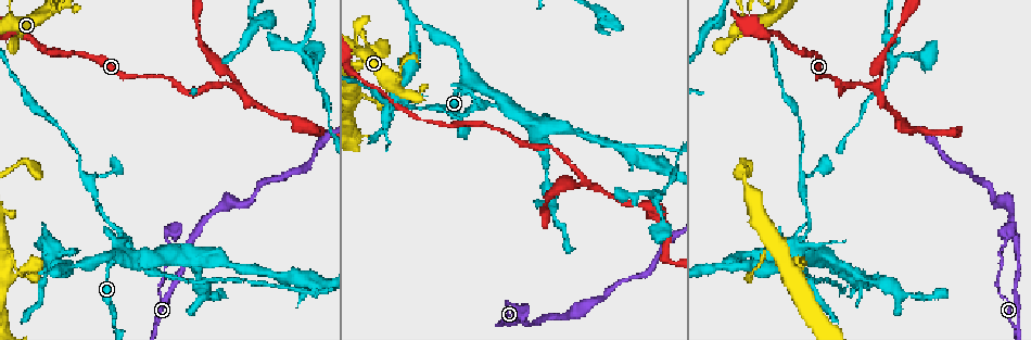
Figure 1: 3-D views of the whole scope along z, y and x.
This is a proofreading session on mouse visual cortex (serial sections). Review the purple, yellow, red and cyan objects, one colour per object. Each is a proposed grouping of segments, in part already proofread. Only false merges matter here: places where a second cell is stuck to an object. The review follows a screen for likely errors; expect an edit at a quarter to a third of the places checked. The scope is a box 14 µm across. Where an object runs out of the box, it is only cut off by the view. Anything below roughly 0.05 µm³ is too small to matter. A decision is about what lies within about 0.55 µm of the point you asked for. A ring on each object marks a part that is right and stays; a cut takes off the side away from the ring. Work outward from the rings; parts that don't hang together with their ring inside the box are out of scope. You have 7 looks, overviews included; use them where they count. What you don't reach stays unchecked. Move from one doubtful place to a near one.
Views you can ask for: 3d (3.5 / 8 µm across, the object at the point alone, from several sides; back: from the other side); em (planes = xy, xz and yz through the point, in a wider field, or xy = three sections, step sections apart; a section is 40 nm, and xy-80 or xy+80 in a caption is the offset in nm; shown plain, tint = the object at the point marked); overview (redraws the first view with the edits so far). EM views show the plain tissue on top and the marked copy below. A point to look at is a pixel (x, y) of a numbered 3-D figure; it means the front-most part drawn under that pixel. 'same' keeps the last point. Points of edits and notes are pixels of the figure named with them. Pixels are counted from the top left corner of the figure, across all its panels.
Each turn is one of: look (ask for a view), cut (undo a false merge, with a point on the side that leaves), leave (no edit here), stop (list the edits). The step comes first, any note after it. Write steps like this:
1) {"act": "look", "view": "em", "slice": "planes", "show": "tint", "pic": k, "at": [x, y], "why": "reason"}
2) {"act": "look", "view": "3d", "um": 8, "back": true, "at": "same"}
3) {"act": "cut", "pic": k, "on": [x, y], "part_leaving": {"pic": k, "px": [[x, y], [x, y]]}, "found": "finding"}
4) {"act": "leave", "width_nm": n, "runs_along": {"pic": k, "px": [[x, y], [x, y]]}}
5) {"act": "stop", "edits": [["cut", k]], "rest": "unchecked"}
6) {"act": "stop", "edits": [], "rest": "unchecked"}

{"act": "look", "view": "3d", "um": 8, "pic": 1, "at": [1003, 237], "why": "abrupt turn"}

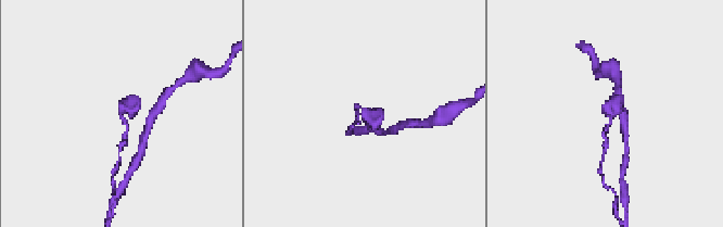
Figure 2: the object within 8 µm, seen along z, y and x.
{"act": "look", "view": "em", "slice": "xy", "step": 5, "show": "tint", "pic": 2, "at": [120, 113]}

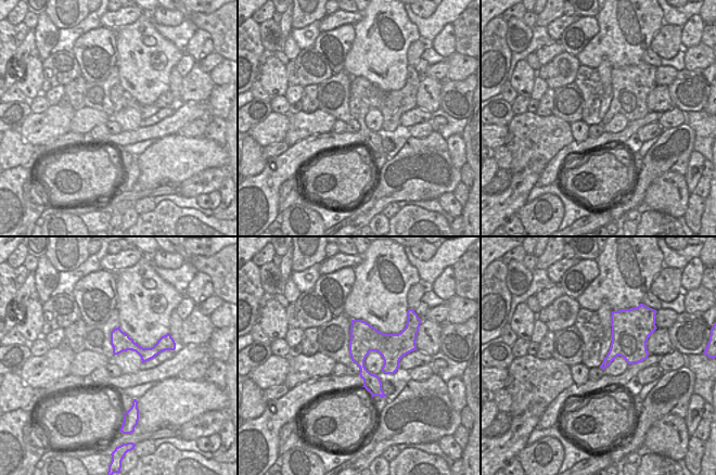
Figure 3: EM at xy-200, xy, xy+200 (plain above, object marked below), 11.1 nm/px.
{"act": "leave", "found": "continuous, no second cell"}

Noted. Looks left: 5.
{"act": "look", "view": "3d", "um": 3.5, "pic": 1, "at": [469, 83], "why": "sharp bend"}

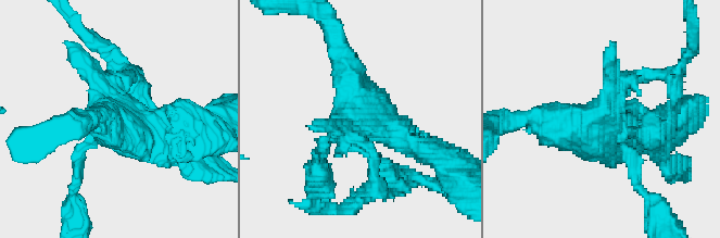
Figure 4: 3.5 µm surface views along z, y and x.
{"act": "look", "view": "em", "slice": "planes", "show": "tint", "pic": 4, "at": [603, 117]}

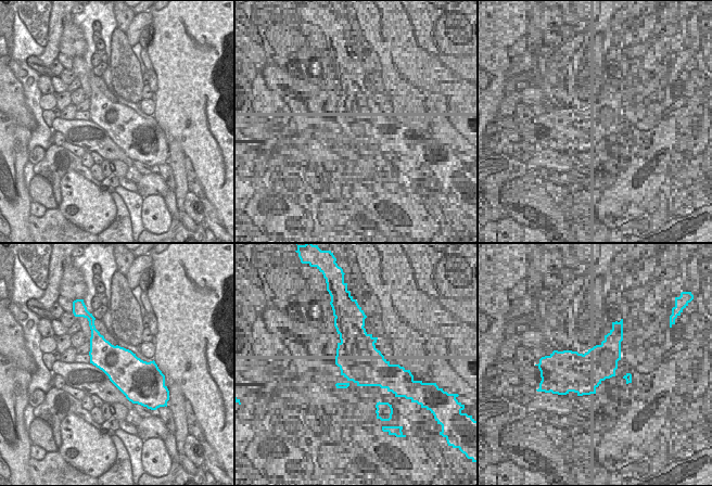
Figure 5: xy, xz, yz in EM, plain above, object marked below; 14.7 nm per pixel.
{"act": "cut", "pic": 4, "on": [85, 73], "width_nm": 550, "part_leaving": {"pic": 4, "px": [[109, 116], [131, 127], [202, 127]]}, "found": "a second cell is stuck on"}

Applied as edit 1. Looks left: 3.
{"act": "look", "view": "overview"}

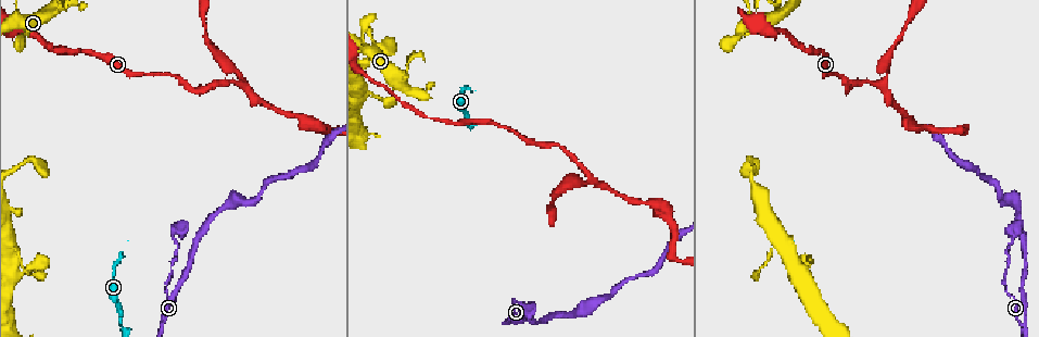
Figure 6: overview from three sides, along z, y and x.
{"act": "look", "view": "3d", "um": 3.5, "pic": 6, "at": [744, 36], "why": "narrows sharply"}

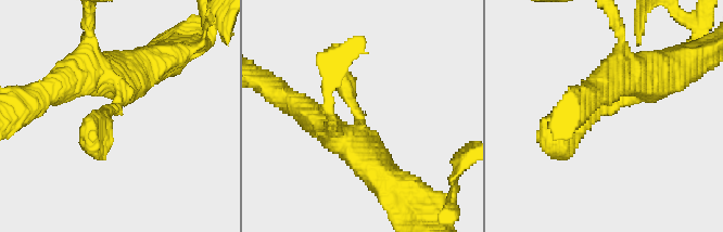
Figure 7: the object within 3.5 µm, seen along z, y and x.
{"act": "look", "view": "em", "slice": "xy", "step": 3, "show": "tint", "pic": 7, "at": [351, 109], "arm_widths_nm": [300, 500]}

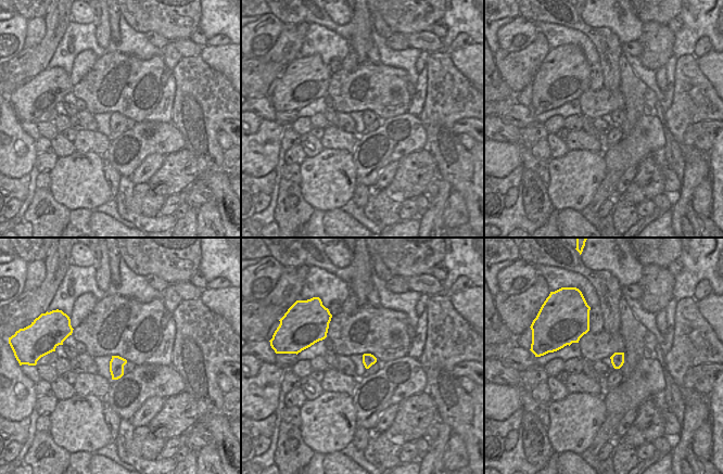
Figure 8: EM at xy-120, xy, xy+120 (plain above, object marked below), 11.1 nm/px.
{"act": "leave", "runs_along": {"pic": 7, "px": [[663, 75], [566, 128], [549, 144]]}, "found": "all the same cell"}

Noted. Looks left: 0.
{"act": "stop", "edits": [["cut", 4]], "rest": "unchecked"}

